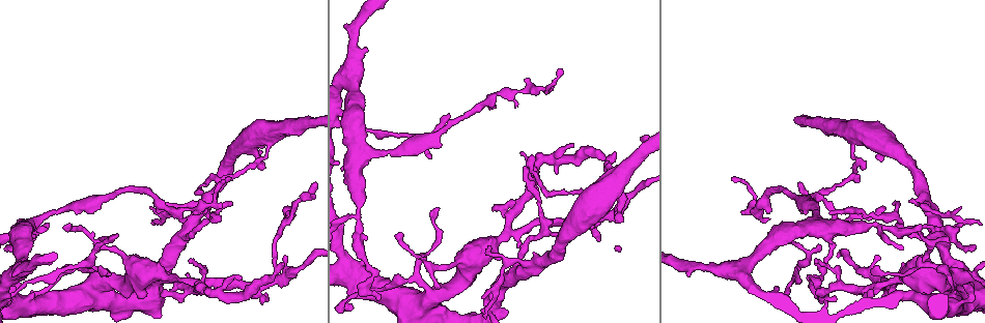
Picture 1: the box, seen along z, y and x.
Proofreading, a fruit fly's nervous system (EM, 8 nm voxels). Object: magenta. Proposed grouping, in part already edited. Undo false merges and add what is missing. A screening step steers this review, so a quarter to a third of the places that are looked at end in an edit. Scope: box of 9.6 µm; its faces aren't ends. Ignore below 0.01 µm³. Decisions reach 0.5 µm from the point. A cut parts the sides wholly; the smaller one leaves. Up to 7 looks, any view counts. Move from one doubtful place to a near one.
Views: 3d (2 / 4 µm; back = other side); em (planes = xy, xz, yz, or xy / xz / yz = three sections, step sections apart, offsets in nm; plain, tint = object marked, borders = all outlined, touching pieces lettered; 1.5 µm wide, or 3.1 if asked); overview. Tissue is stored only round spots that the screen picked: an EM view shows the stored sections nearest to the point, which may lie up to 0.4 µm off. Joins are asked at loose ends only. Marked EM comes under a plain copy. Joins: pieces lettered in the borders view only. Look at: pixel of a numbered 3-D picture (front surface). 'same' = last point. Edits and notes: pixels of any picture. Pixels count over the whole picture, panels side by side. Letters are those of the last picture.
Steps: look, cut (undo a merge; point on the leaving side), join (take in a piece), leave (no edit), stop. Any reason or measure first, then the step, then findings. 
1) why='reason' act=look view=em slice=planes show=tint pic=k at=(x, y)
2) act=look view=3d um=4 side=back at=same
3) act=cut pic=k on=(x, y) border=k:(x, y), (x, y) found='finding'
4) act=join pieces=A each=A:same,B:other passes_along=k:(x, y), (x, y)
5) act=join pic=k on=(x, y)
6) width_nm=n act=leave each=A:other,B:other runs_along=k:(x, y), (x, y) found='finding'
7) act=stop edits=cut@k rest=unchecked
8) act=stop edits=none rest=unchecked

why='sharp bend' act=look view=3d um=4 pic=1 at=(534, 269)

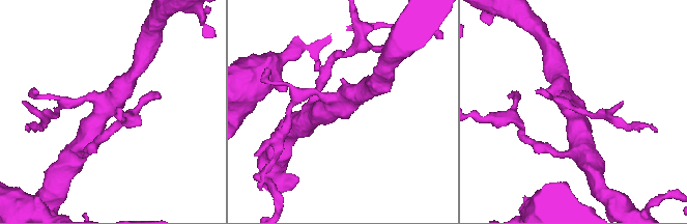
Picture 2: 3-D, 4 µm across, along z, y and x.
arms=3 why='shape alone is not enough' act=look view=em slice=planes show=borders pic=2 at=(108, 107)

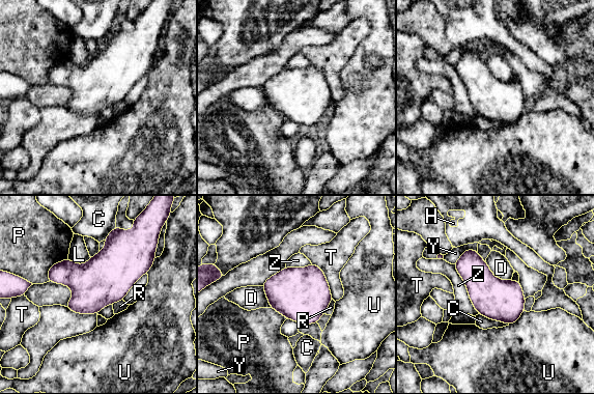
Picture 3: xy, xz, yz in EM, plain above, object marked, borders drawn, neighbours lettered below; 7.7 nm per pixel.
act=leave each=C:other,D:other,H:other,L:other,P:other,R:other,T:other,U:other,Y:other,Z:other found='one neuron here'

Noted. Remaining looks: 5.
act=look view=em slice=xz step=8 show=borders pic=1 at=(152, 208)

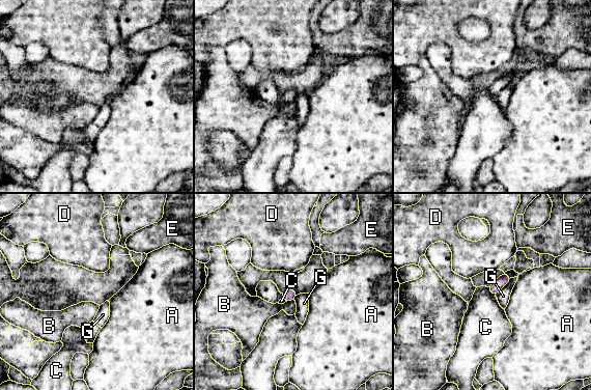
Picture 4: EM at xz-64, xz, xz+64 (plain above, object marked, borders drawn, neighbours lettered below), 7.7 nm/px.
why='another direction' act=look view=em slice=planes show=borders at=same

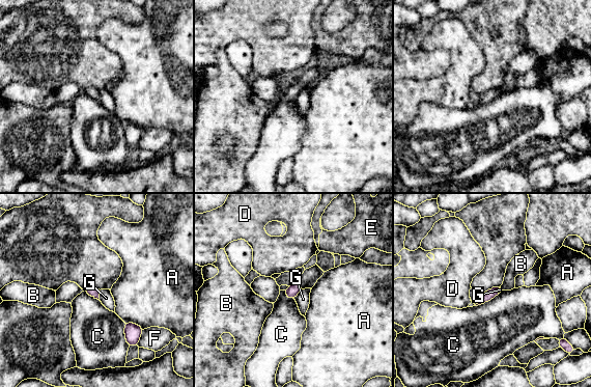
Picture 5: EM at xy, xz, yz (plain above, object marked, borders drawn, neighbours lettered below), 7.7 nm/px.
act=leave each=A:other,B:other,C:other,D:other,E:other,F:other,G:other border=5:(301, 288), (293, 299) found='none of them fits'

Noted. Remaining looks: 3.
why='thick turns thin' act=look view=3d um=2 pic=1 at=(878, 227)

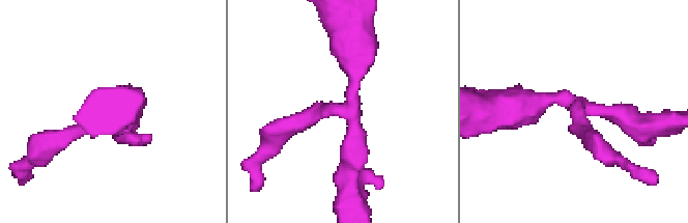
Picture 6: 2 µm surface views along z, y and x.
act=look view=em slice=planes show=tint pic=6 at=(567, 104)

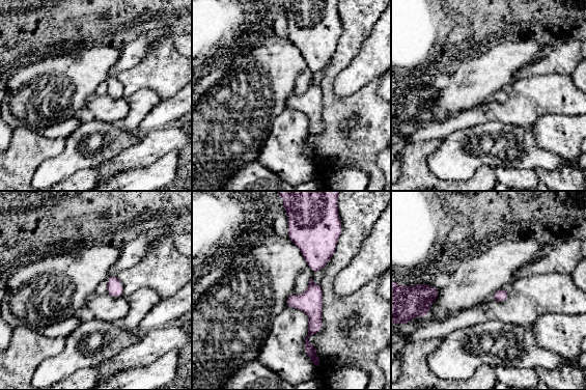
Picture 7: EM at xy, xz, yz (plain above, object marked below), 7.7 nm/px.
act=look view=em slice=planes show=borders at=same

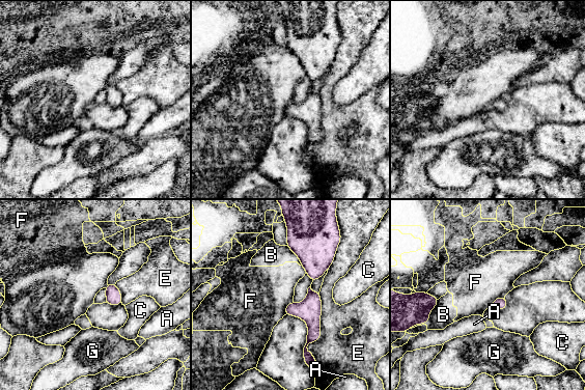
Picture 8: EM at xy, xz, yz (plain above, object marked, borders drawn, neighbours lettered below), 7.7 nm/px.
longest_contact=E:600nm act=leave each=A:other,B:other,C:other,E:other,F:other,G:other border=8:(319, 293), (317, 370) found='continuous, no second neuron'

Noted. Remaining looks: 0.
act=stop edits=none rest=unchecked

